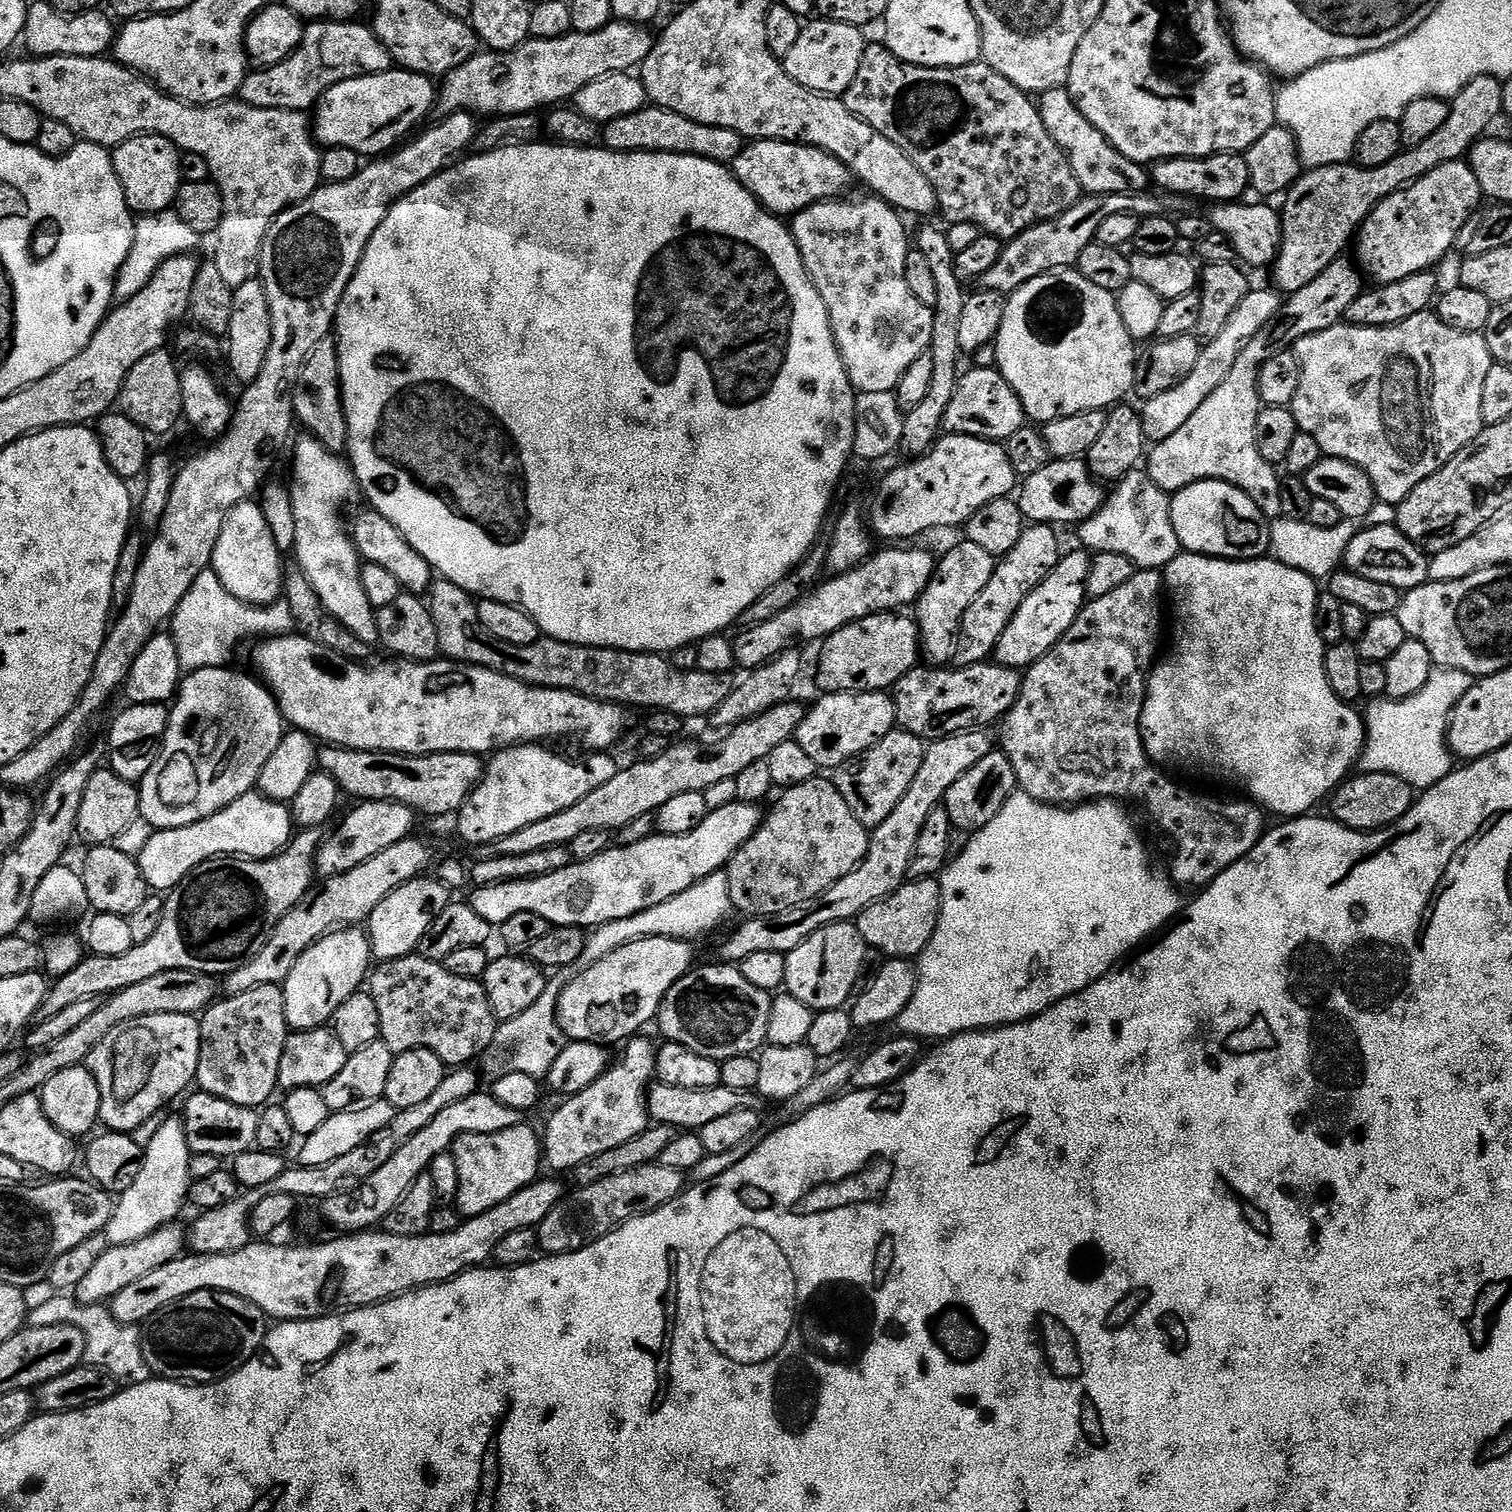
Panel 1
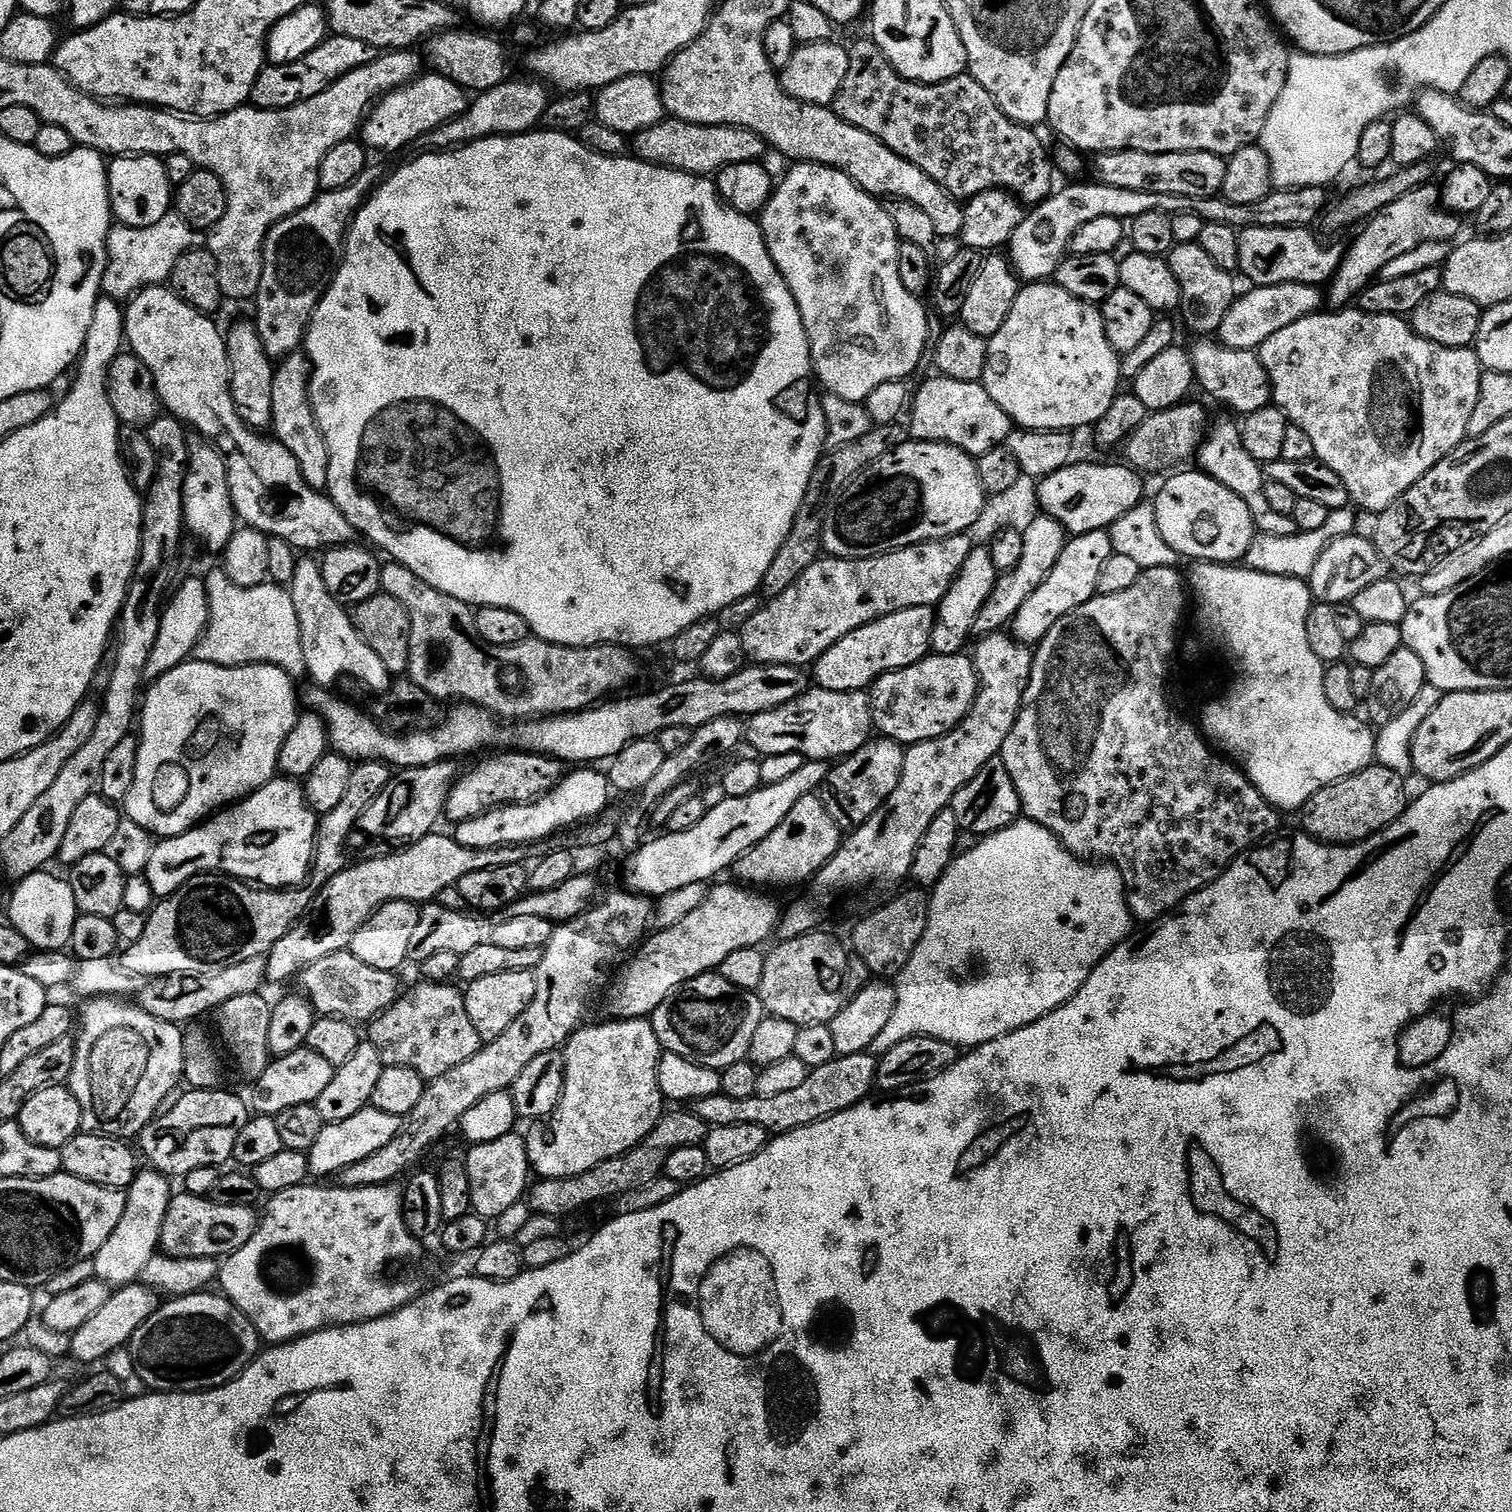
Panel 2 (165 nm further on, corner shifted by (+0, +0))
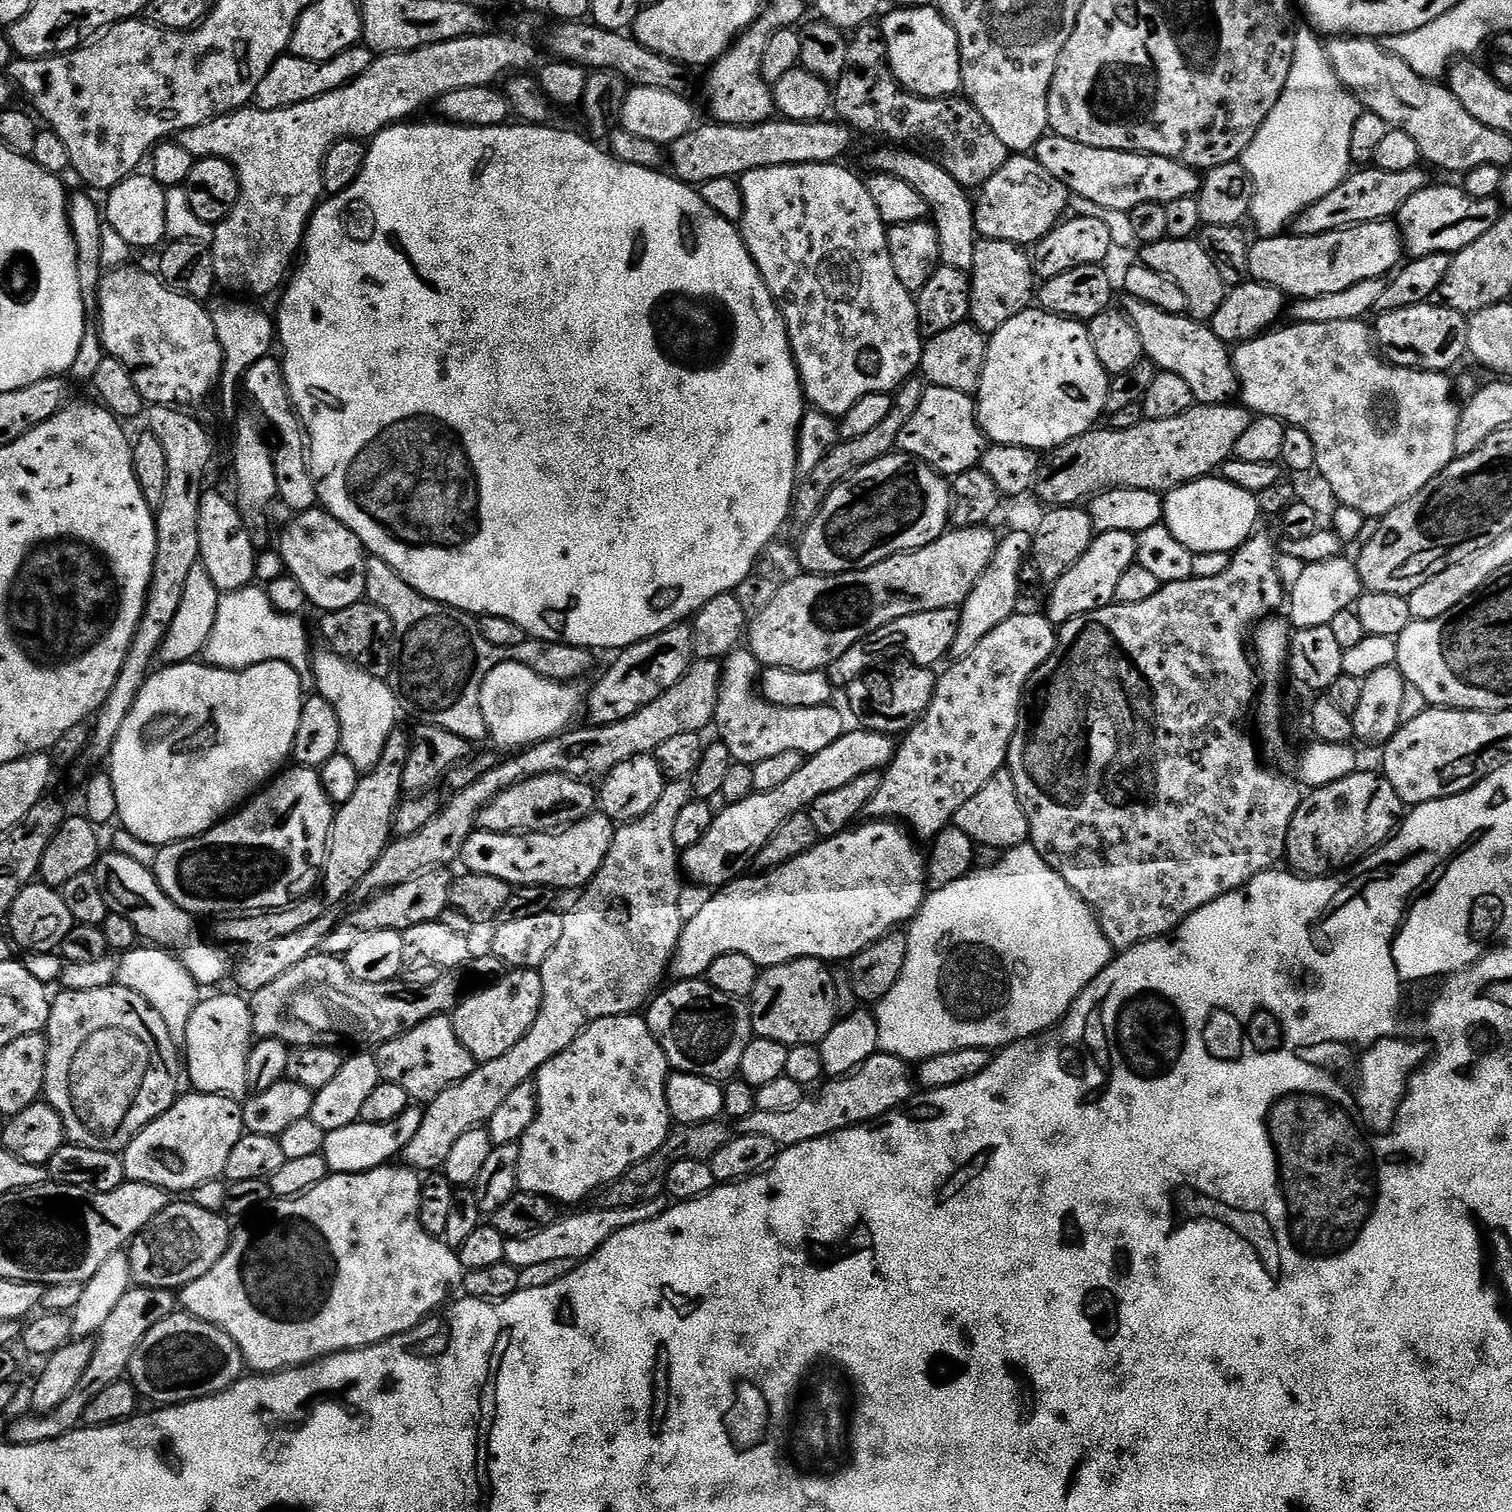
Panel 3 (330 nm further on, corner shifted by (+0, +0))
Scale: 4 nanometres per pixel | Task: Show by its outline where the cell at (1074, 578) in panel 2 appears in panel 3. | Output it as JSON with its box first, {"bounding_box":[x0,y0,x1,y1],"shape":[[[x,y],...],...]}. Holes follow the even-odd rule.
{"bounding_box":[1046,530,1136,626],"shape":[[[1114,530],[1113,532],[1099,533],[1093,539],[1091,546],[1051,585],[1052,593],[1048,596],[1046,615],[1053,625],[1059,626],[1075,616],[1093,612],[1113,603],[1116,599],[1118,581],[1131,564],[1136,563],[1136,536],[1131,532]]]}

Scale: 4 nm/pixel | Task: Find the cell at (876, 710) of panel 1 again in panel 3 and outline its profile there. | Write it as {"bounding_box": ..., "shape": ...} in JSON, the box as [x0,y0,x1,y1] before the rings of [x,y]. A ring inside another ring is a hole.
{"bounding_box":[714,654,844,765],"shape":[[[751,654],[740,655],[733,655],[727,661],[718,690],[714,721],[714,728],[720,731],[719,743],[724,744],[726,750],[730,750],[735,763],[754,765],[766,762],[766,758],[786,754],[786,750],[800,752],[807,758],[826,750],[830,742],[838,742],[838,738],[844,735],[844,716],[832,704],[783,708],[766,702],[757,688],[761,665],[756,663]]]}

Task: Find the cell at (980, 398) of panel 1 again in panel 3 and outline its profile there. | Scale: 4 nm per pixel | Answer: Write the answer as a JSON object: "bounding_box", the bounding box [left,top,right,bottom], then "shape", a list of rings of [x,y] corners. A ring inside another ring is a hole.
{"bounding_box":[896,386,986,478],"shape":[[[933,386],[925,387],[922,394],[922,402],[918,405],[918,410],[914,410],[914,415],[906,418],[906,426],[902,426],[898,434],[896,448],[905,456],[911,456],[914,460],[921,460],[924,464],[929,464],[932,469],[945,478],[955,478],[966,470],[979,465],[982,454],[986,447],[986,437],[980,428],[980,423],[976,421],[976,402],[969,394],[937,388]]]}

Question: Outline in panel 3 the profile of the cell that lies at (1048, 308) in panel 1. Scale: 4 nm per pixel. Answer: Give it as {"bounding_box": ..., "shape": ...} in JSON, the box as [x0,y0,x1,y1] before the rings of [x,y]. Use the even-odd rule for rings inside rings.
{"bounding_box":[974,306,1109,450],"shape":[[[1033,306],[1010,318],[1010,322],[991,333],[987,341],[984,368],[974,392],[976,421],[991,443],[1055,450],[1097,427],[1096,419],[1105,415],[1109,383],[1108,371],[1098,362],[1098,354],[1094,354],[1087,323]]]}

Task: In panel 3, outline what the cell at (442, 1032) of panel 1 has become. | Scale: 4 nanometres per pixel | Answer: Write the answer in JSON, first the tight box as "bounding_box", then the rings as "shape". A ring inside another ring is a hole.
{"bounding_box":[374,1015,477,1102],"shape":[[[451,1015],[426,1018],[422,1026],[414,1026],[414,1030],[406,1030],[406,1034],[379,1045],[374,1055],[381,1081],[402,1086],[412,1102],[427,1102],[438,1098],[442,1090],[462,1082],[462,1078],[470,1078],[477,1066],[470,1050],[458,1042]]]}

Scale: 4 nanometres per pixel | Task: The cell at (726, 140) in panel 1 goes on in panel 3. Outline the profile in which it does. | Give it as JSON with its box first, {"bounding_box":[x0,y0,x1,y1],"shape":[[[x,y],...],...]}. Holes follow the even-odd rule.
{"bounding_box":[670,118,853,186],"shape":[[[773,118],[763,124],[701,123],[670,146],[671,171],[685,184],[699,186],[714,178],[739,178],[750,170],[787,164],[835,164],[852,148],[853,129],[843,122],[794,122]]]}

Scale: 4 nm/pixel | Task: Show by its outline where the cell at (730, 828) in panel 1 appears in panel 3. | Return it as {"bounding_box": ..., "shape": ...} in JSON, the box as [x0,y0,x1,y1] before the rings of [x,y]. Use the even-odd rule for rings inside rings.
{"bounding_box":[683,731,894,890],"shape":[[[845,731],[838,742],[830,742],[826,750],[807,757],[802,770],[798,770],[798,774],[793,774],[787,782],[782,782],[778,790],[757,792],[742,802],[727,805],[720,813],[713,815],[710,830],[706,830],[706,838],[683,849],[683,875],[691,883],[703,884],[709,890],[719,890],[733,880],[741,879],[755,861],[758,850],[770,842],[774,830],[778,830],[786,818],[811,808],[818,798],[822,798],[822,794],[830,794],[830,790],[842,790],[842,786],[854,782],[854,778],[862,774],[887,768],[894,755],[893,737],[883,732],[859,731]]]}

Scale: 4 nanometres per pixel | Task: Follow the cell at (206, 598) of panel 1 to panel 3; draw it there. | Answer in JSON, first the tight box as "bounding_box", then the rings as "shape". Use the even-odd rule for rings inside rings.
{"bounding_box":[202,586,310,673],"shape":[[[249,586],[237,592],[225,592],[218,602],[218,618],[206,642],[202,656],[213,668],[239,670],[262,662],[286,662],[295,672],[307,673],[310,668],[308,632],[299,615],[287,616],[270,602],[267,591]]]}

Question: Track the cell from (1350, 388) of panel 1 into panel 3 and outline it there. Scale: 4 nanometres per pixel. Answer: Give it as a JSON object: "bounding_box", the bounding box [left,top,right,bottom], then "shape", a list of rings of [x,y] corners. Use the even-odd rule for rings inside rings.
{"bounding_box":[1232,320,1460,517],"shape":[[[1364,320],[1318,322],[1317,324],[1292,322],[1289,325],[1289,328],[1280,326],[1275,330],[1265,332],[1263,336],[1256,336],[1253,340],[1245,340],[1243,344],[1235,345],[1232,352],[1232,365],[1235,366],[1236,376],[1240,379],[1239,403],[1256,416],[1273,416],[1283,420],[1285,425],[1306,430],[1306,434],[1310,434],[1310,442],[1314,442],[1315,471],[1320,472],[1321,478],[1328,483],[1329,490],[1340,499],[1339,503],[1343,507],[1358,510],[1363,516],[1382,517],[1390,510],[1394,510],[1394,506],[1418,494],[1418,490],[1422,490],[1422,486],[1429,484],[1456,456],[1454,430],[1458,430],[1460,408],[1457,397],[1454,395],[1454,380],[1451,380],[1451,375],[1442,372],[1423,372],[1417,368],[1403,368],[1397,364],[1391,364],[1378,351],[1373,329],[1369,325],[1367,328]]]}

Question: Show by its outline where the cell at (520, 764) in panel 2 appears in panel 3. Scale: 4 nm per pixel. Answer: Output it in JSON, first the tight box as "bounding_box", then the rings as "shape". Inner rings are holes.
{"bounding_box":[476,774,598,832],"shape":[[[538,774],[534,778],[526,778],[498,794],[485,806],[476,819],[477,829],[481,832],[550,832],[563,829],[569,824],[577,824],[597,811],[598,792],[588,785],[584,778],[567,776],[566,774]]]}

